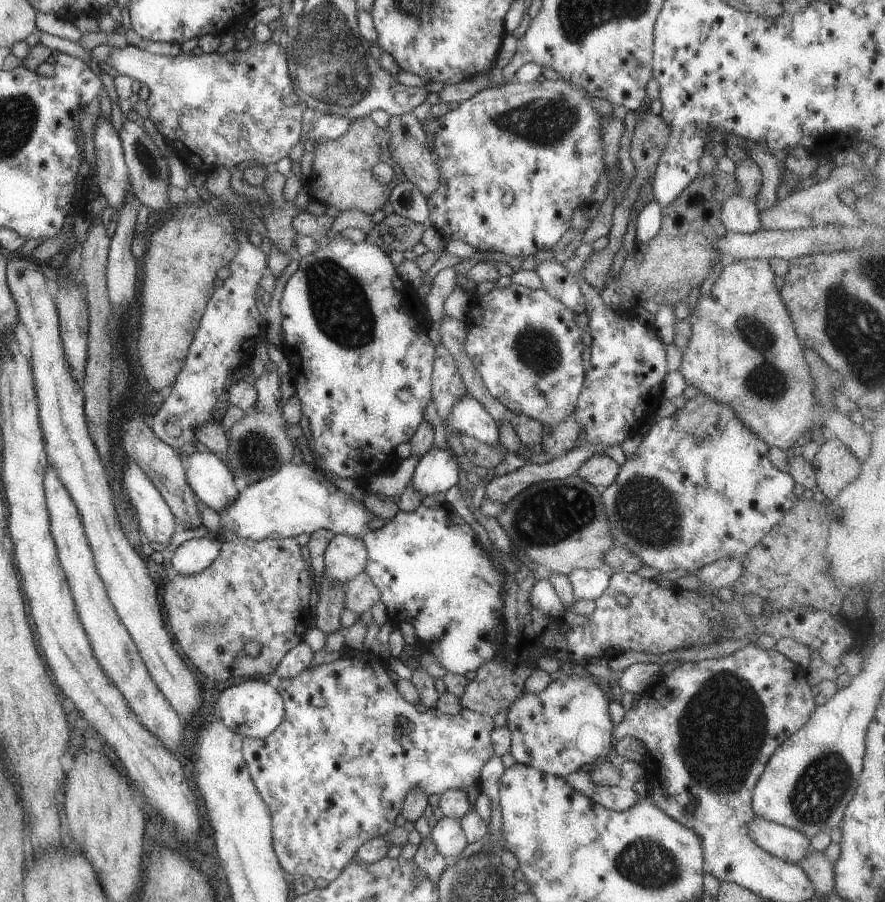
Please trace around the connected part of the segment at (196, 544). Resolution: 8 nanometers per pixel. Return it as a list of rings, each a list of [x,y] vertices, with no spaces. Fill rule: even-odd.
[[[210,535],[209,537],[195,537],[178,546],[169,566],[171,573],[187,576],[200,574],[202,570],[206,570],[206,567],[218,558],[223,543],[218,536]]]

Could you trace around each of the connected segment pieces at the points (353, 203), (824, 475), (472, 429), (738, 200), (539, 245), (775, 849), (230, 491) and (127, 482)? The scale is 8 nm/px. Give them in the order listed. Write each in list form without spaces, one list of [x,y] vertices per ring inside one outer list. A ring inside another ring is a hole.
[[[370,115],[357,118],[342,136],[315,144],[312,174],[305,181],[304,195],[309,201],[335,206],[340,212],[354,209],[372,216],[382,210],[396,183],[407,180],[404,170],[395,163],[392,163],[394,176],[389,183],[382,184],[372,175],[372,168],[378,162],[392,161],[388,144],[390,132],[387,128],[378,127]]]
[[[829,435],[826,442],[816,452],[814,459],[811,461],[815,470],[816,489],[822,490],[826,500],[834,500],[847,484],[850,484],[861,471],[861,462],[856,458],[850,448],[837,437]]]
[[[465,395],[452,406],[451,416],[446,420],[449,433],[464,433],[486,444],[498,446],[499,423],[492,418],[474,396]]]
[[[740,194],[724,200],[720,221],[727,231],[733,233],[757,233],[762,229],[759,208],[753,199],[747,199]]]
[[[562,77],[560,80],[541,78],[529,83],[513,79],[508,81],[508,84],[486,88],[482,92],[478,92],[476,96],[465,100],[458,108],[452,109],[446,116],[439,118],[433,140],[433,154],[440,172],[440,186],[438,190],[434,191],[434,194],[430,194],[430,198],[427,198],[430,211],[428,223],[436,227],[448,240],[463,240],[477,251],[494,250],[494,252],[506,254],[510,258],[526,259],[530,255],[535,255],[538,250],[552,249],[560,237],[572,226],[574,210],[586,205],[586,198],[594,191],[594,184],[600,182],[600,178],[607,174],[606,164],[604,164],[604,142],[602,142],[600,115],[592,107],[592,100],[586,96],[586,92],[582,92]],[[509,190],[514,194],[513,202],[510,206],[504,206],[502,199]]]
[[[754,817],[748,832],[762,850],[784,862],[798,865],[811,848],[810,839],[802,832],[760,817]]]
[[[196,451],[194,454],[184,457],[184,464],[186,466],[187,482],[194,491],[194,494],[204,505],[220,512],[224,508],[232,506],[240,492],[234,484],[234,476],[231,470],[218,457],[213,452]]]
[[[128,460],[126,472],[124,472],[124,492],[127,494],[129,502],[138,517],[139,528],[143,535],[148,536],[150,541],[158,542],[158,544],[170,543],[172,534],[179,530],[178,522],[172,514],[170,507],[166,504],[162,494],[156,490],[156,486],[152,484],[152,480],[144,474],[138,464]]]

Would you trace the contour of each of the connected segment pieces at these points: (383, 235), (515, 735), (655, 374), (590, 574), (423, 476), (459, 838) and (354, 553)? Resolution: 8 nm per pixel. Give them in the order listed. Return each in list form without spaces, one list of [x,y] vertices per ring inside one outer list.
[[[393,213],[374,225],[368,232],[366,241],[379,246],[390,255],[391,252],[413,250],[421,241],[427,223],[418,223],[409,218]]]
[[[563,676],[551,683],[540,694],[526,691],[512,702],[507,712],[507,725],[511,729],[510,752],[520,763],[546,774],[565,778],[582,766],[603,761],[612,752],[614,725],[608,712],[611,697],[600,688],[592,676]]]
[[[590,242],[581,243],[574,256],[564,265],[568,274],[576,278],[586,300],[585,313],[592,336],[590,368],[585,374],[574,409],[580,424],[576,446],[610,446],[621,444],[628,438],[632,426],[643,417],[645,408],[652,408],[652,414],[656,412],[656,406],[662,400],[664,377],[669,373],[666,367],[667,344],[662,342],[654,328],[640,324],[636,318],[628,316],[626,311],[614,310],[606,305],[602,301],[601,291],[582,278],[582,270],[590,258],[591,250]]]
[[[576,568],[568,578],[576,599],[595,601],[610,586],[611,576],[601,569]]]
[[[433,446],[419,458],[411,478],[412,488],[423,497],[431,494],[442,497],[449,488],[458,483],[462,466],[463,460],[456,454],[451,456],[447,449]]]
[[[440,818],[431,830],[430,837],[434,840],[436,848],[442,856],[458,856],[469,841],[462,830],[462,824],[454,818]]]
[[[334,535],[324,553],[324,577],[334,584],[344,584],[356,578],[366,568],[368,550],[363,538]]]

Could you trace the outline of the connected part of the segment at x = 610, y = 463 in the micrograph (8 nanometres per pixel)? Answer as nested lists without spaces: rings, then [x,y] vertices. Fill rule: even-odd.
[[[594,454],[580,466],[576,473],[592,486],[603,489],[616,480],[620,467],[618,462],[608,454]]]

